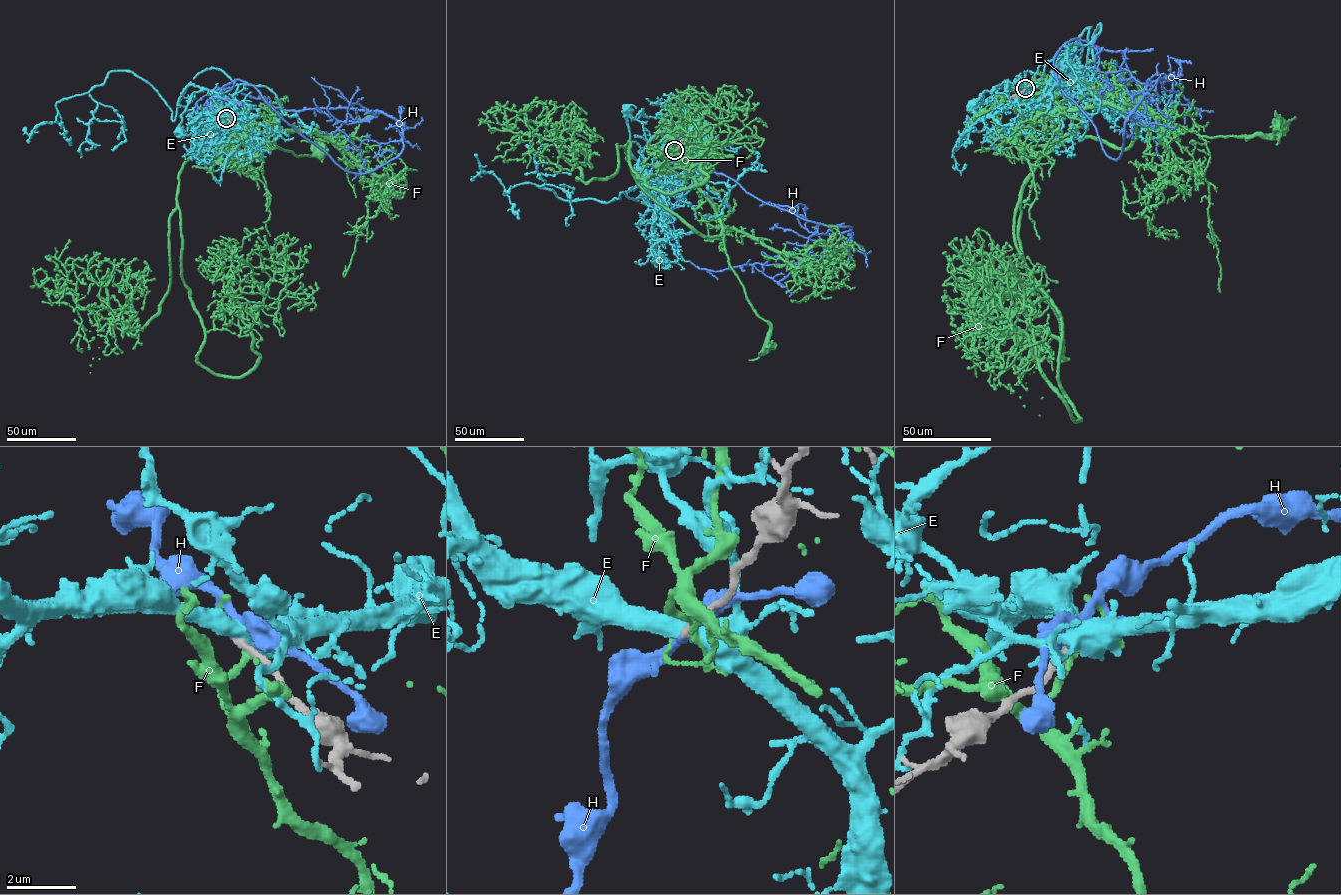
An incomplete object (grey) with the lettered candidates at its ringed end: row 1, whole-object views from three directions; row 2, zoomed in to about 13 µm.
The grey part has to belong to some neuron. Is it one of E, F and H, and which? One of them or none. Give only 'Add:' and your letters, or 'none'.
Add: H

